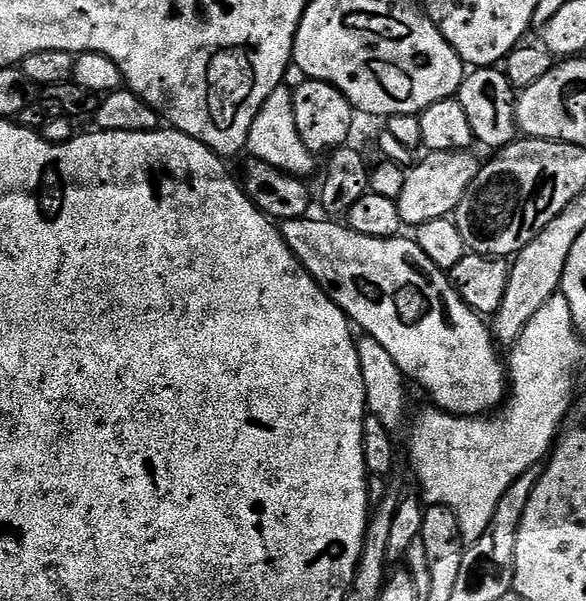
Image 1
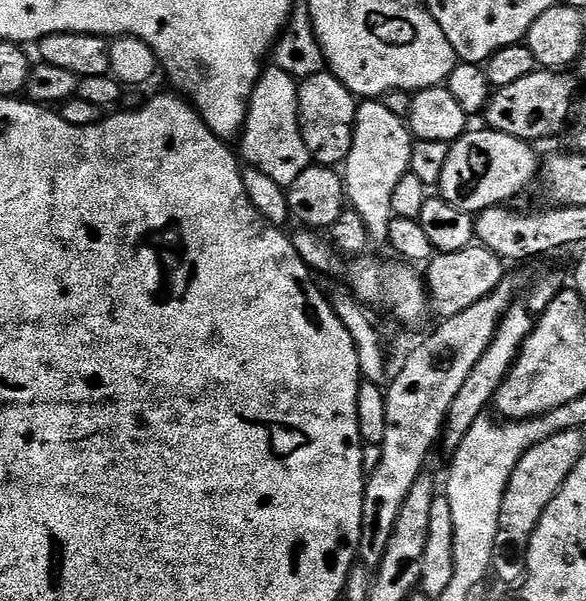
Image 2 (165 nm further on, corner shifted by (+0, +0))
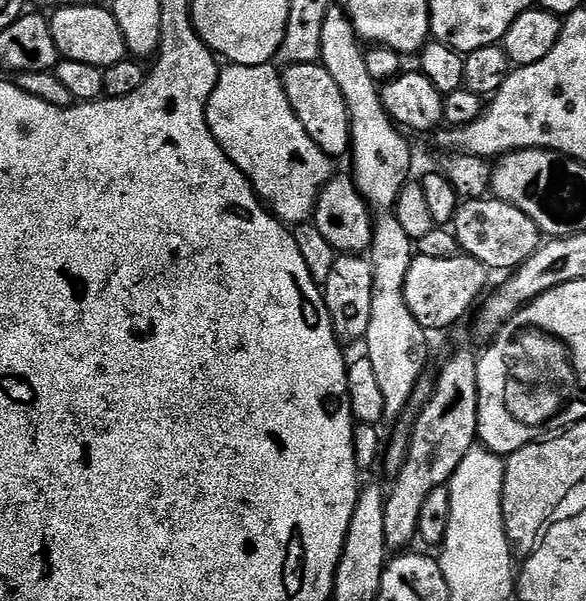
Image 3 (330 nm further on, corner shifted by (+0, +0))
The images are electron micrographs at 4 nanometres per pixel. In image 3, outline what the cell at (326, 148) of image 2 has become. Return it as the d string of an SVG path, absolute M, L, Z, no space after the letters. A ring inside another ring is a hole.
M320 62L298 63L285 67L281 80L306 134L333 160L339 160L343 155L345 157L351 149L350 116L340 86L333 80L330 72Z

